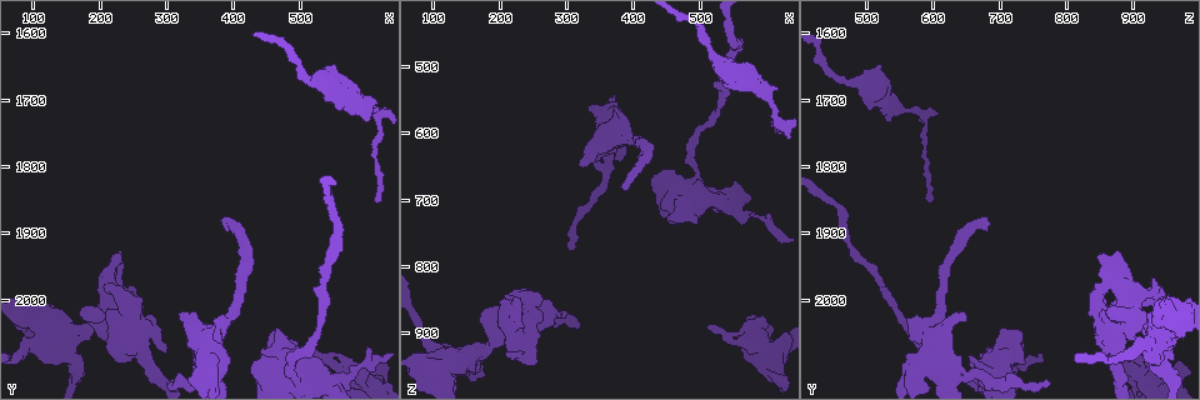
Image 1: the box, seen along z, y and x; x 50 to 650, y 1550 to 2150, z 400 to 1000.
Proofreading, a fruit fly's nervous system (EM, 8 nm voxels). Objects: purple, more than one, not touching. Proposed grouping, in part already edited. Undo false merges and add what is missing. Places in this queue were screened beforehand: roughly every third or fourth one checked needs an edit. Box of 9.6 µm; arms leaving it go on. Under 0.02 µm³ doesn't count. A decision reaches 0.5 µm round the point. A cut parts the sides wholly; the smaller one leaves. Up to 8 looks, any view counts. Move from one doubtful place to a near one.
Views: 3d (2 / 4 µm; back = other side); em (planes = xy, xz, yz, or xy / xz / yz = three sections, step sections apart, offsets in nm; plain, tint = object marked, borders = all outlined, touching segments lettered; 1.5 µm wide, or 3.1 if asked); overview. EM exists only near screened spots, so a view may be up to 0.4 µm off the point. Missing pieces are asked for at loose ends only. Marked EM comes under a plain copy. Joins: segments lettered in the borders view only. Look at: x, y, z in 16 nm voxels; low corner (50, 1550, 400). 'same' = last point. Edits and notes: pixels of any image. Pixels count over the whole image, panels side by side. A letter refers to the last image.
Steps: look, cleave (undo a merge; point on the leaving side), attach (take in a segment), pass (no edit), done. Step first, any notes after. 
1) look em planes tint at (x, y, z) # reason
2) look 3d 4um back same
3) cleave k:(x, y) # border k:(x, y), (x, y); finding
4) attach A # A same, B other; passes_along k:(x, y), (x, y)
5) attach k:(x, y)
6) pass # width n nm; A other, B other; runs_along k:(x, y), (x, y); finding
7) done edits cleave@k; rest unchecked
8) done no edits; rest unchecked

look em xy step 4 tint at (615, 1715, 570) # sharp bend

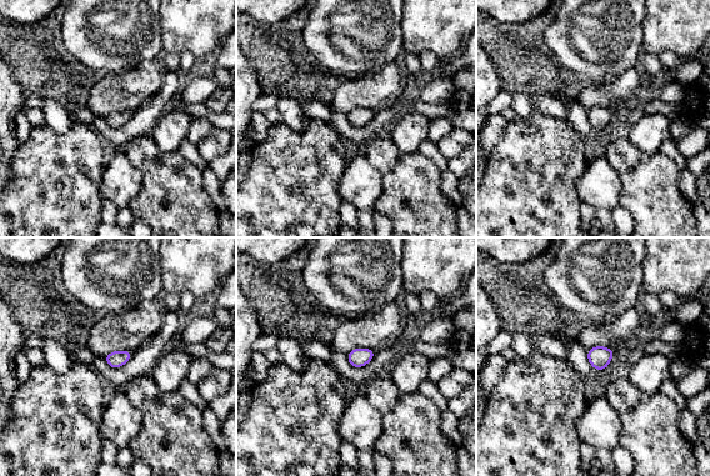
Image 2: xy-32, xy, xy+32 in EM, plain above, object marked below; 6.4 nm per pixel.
look em planes borders same

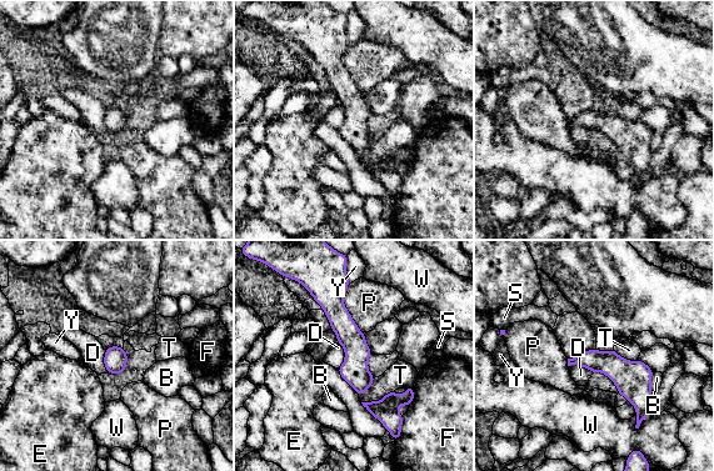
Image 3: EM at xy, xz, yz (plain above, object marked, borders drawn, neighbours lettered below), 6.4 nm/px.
pass # B other, D other, E other, F other, P other, S other, T other, W other, Y other; all the same neuron

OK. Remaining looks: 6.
look em xy step 4 tint at (390, 1895, 680) # long arm stops here

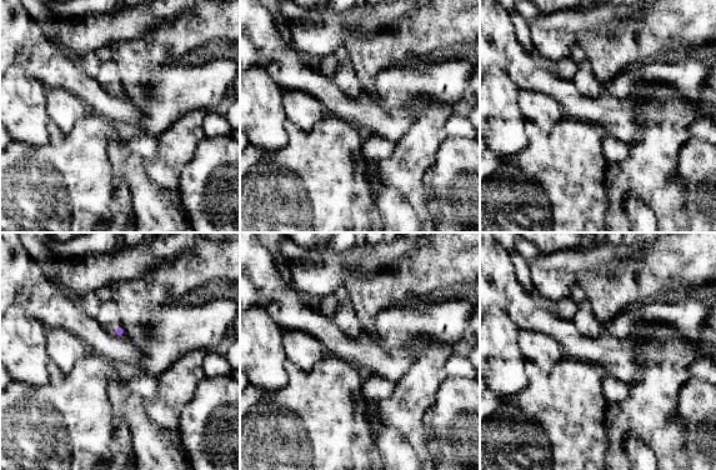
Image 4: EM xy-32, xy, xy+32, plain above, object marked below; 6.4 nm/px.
look em planes borders same

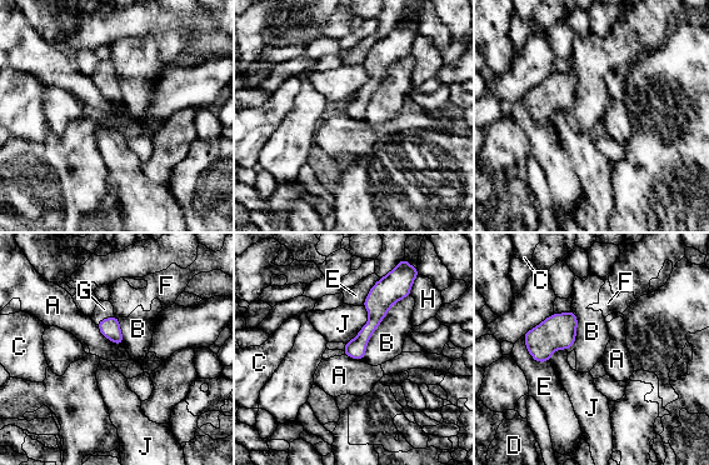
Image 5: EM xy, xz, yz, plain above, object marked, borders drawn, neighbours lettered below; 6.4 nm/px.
attach G # width 120 nm; A other, B other, C other, D other, E other, F other, G same, H other, J other; passes_along 5:(110, 329), (105, 319), (104, 309); it goes on there

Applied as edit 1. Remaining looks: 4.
look 3d 4um at (570, 2110, 910) # abrupt turn

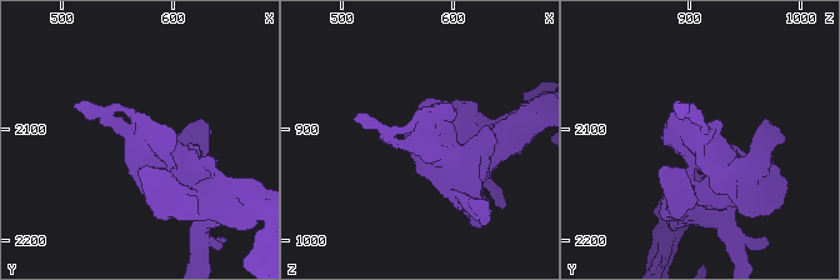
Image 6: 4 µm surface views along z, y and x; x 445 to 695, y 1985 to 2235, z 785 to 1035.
look em yz step 4 tint at (566, 2108, 906)

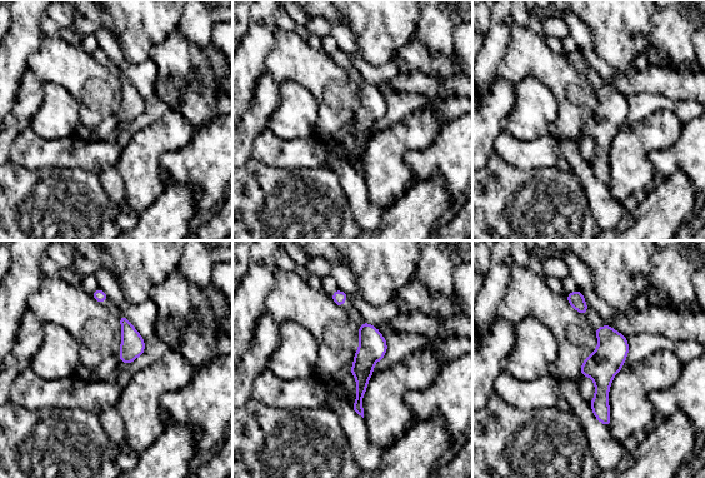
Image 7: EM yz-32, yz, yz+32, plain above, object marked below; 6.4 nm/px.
look em yz step 4 borders same # see the neighbours

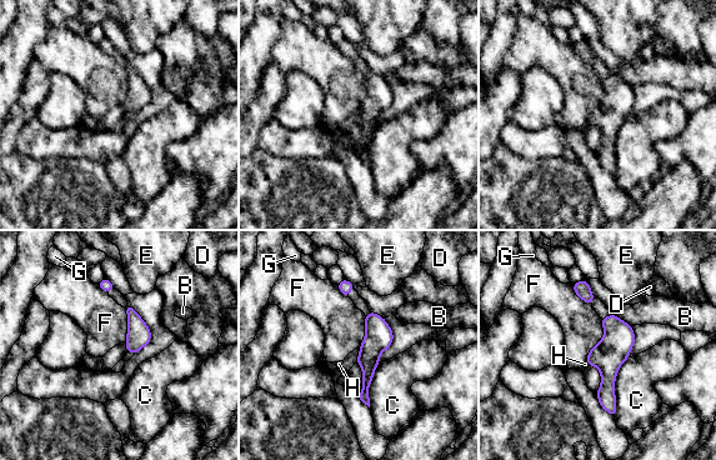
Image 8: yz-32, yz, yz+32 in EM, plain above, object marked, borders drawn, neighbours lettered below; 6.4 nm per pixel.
pass # B other, C other, D other, E other, F other, G other, H other; border 8:(601, 319), (604, 336), (586, 354); continuous, no second neuron

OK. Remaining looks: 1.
done edits attach@5; rest unchecked

